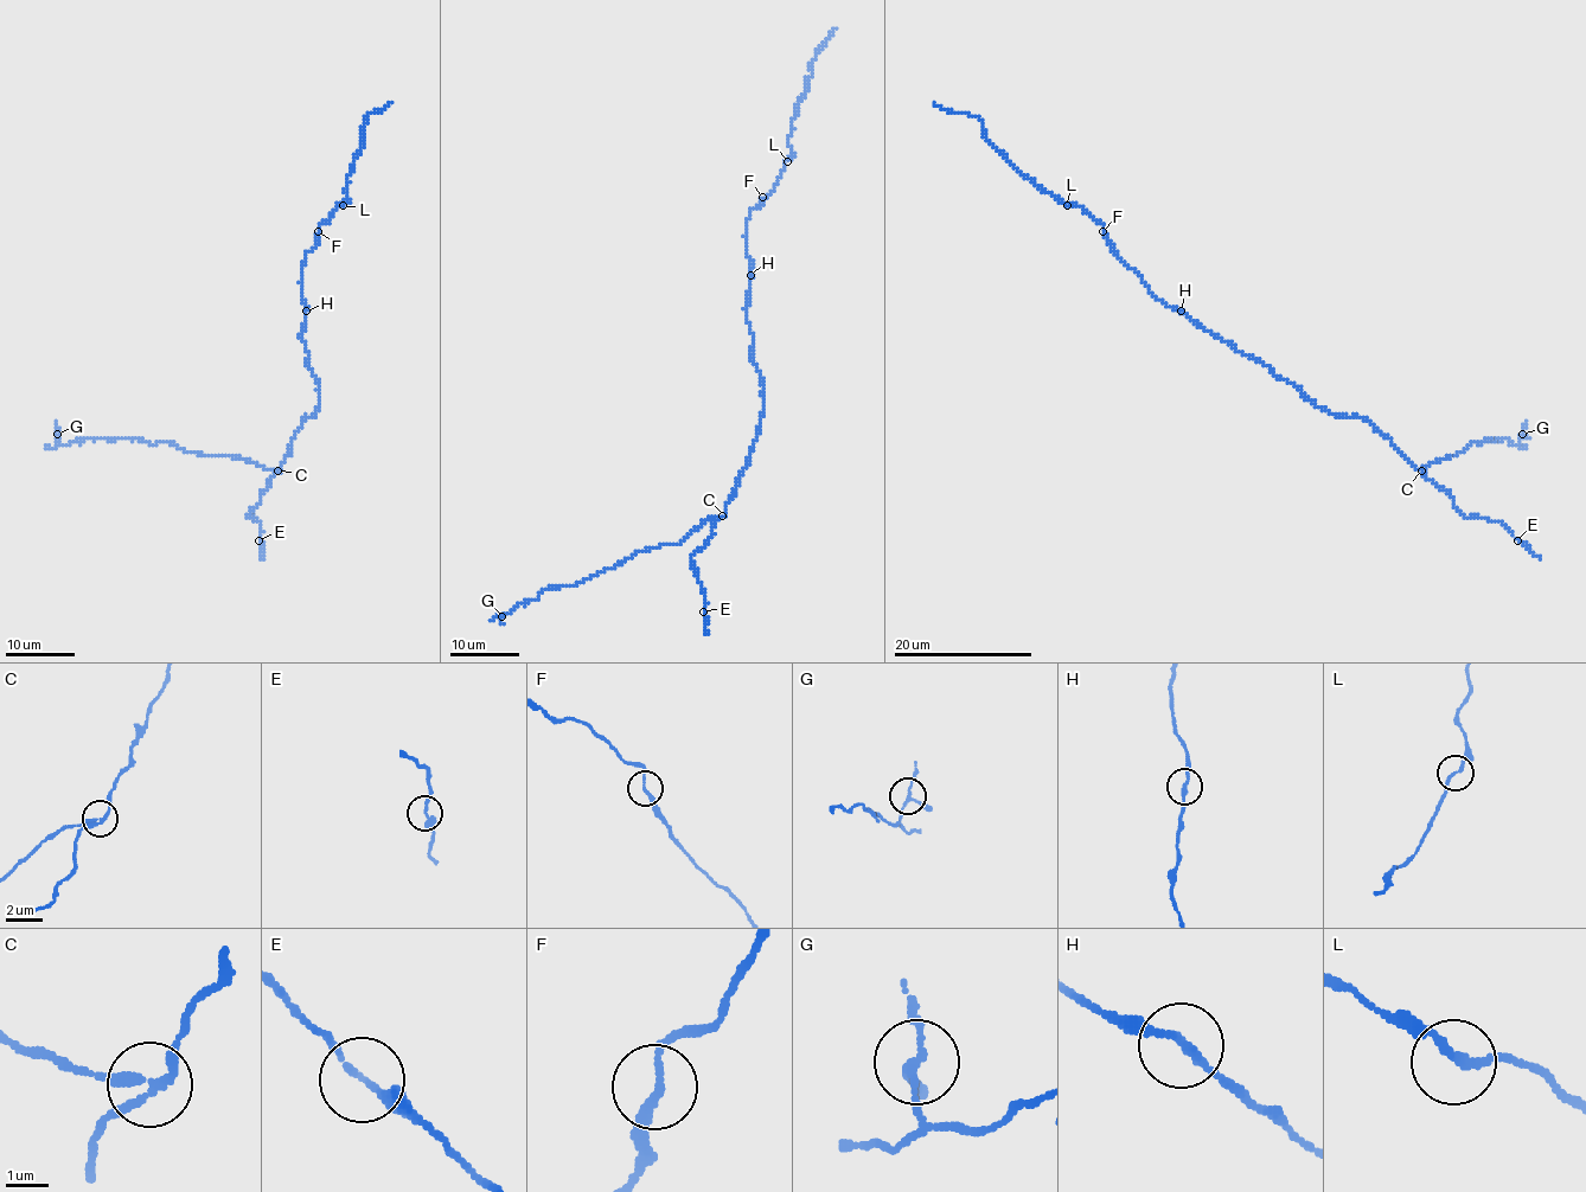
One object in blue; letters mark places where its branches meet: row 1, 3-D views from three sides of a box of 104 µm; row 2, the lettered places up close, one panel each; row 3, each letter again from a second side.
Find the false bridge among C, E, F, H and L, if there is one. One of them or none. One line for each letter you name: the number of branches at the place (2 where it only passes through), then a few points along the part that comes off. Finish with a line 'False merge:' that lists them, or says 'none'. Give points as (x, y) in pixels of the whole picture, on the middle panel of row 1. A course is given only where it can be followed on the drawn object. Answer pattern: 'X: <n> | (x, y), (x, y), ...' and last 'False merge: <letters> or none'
C: 3 | (723, 516), (705, 519), (678, 543), (640, 550), (574, 585), (543, 590), (499, 620)
False merge: C

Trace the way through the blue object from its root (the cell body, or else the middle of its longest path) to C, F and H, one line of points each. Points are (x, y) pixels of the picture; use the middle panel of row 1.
C: (758, 369), (762, 380), (765, 410), (749, 463), (723, 516)
F: (758, 369), (753, 361), (753, 334), (746, 316), (750, 280), (746, 229), (749, 212), (762, 197)
H: (758, 369), (753, 361), (753, 334), (746, 316), (750, 275)

